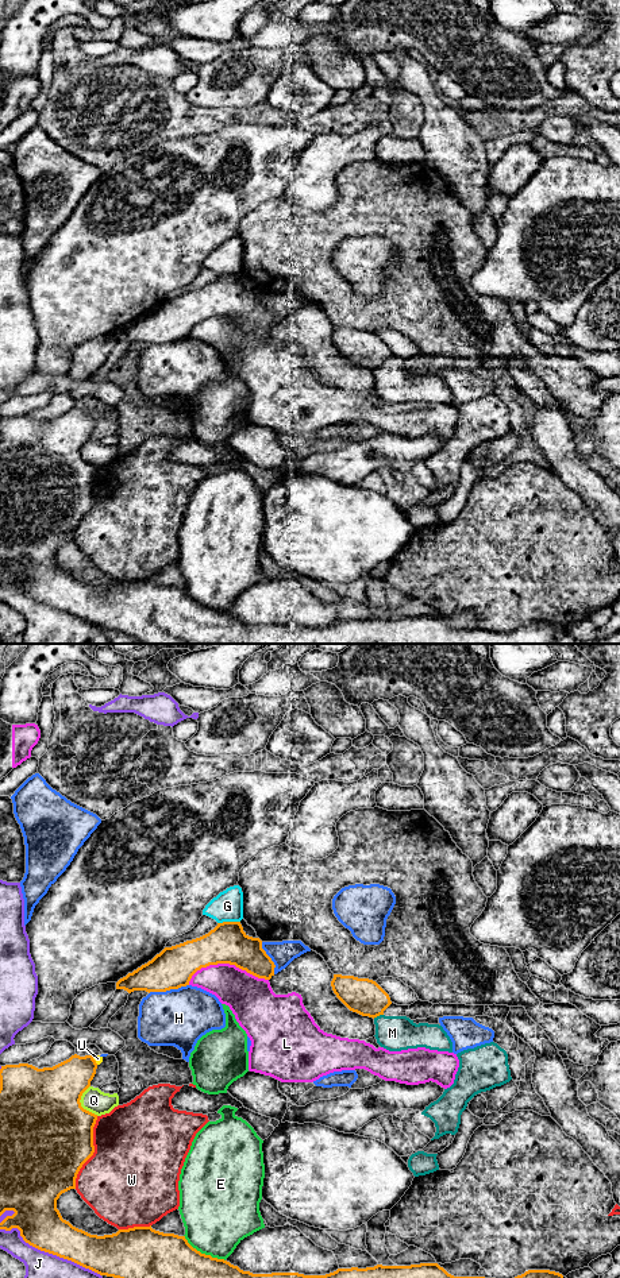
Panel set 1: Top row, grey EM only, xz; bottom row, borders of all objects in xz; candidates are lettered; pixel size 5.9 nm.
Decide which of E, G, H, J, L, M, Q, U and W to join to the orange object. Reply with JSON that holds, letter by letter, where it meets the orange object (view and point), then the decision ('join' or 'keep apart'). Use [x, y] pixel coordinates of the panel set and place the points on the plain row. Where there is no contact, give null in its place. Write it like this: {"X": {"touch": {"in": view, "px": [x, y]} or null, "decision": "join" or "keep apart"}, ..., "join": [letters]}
{"E": {"touch": {"in": "xz", "px": [203, 606]}, "decision": "keep apart"}, "G": {"touch": {"in": "xz", "px": [228, 274]}, "decision": "keep apart"}, "H": {"touch": {"in": "xz", "px": [168, 342]}, "decision": "keep apart"}, "J": {"touch": {"in": "xz", "px": [49, 605]}, "decision": "keep apart"}, "L": {"touch": {"in": "xz", "px": [226, 315]}, "decision": "keep apart"}, "M": {"touch": {"in": "xz", "px": [377, 367]}, "decision": "keep apart"}, "Q": {"touch": {"in": "xz", "px": [80, 456]}, "decision": "keep apart"}, "U": {"touch": {"in": "xz", "px": [93, 412]}, "decision": "keep apart"}, "W": {"touch": {"in": "xz", "px": [93, 504]}, "decision": "keep apart"}, "join": []}

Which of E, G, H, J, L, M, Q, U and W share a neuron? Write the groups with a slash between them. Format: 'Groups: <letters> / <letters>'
Groups: E / G / H U / J / L / M / Q / W

